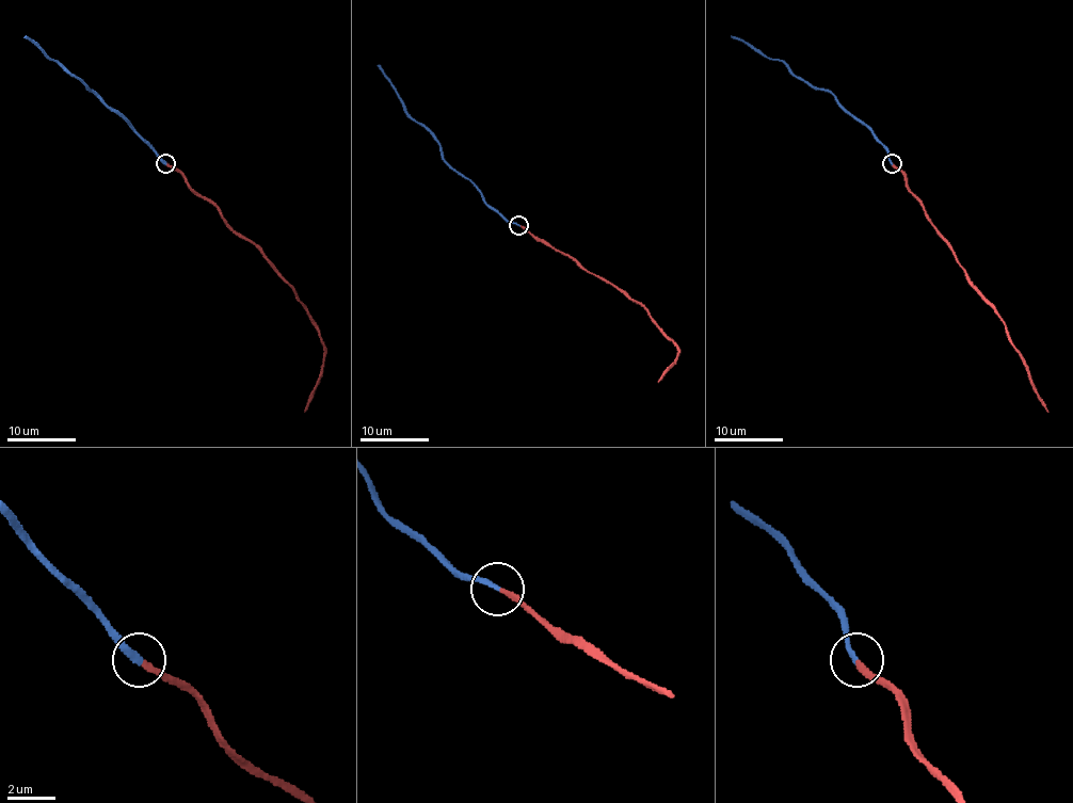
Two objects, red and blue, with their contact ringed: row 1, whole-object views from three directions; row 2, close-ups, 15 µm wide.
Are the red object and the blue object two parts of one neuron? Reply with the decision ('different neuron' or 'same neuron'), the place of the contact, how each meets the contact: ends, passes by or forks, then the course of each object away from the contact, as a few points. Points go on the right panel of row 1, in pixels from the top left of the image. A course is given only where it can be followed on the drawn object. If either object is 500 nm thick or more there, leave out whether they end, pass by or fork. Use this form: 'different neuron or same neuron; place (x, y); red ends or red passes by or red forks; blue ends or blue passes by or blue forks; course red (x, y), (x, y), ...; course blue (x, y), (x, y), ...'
same neuron; place (892, 163); red ends; blue ends; course red (891, 162), (967, 280), (1004, 323), (1049, 412); course blue (891, 162), (890, 153), (829, 92), (810, 86), (780, 60), (768, 59), (732, 36)

